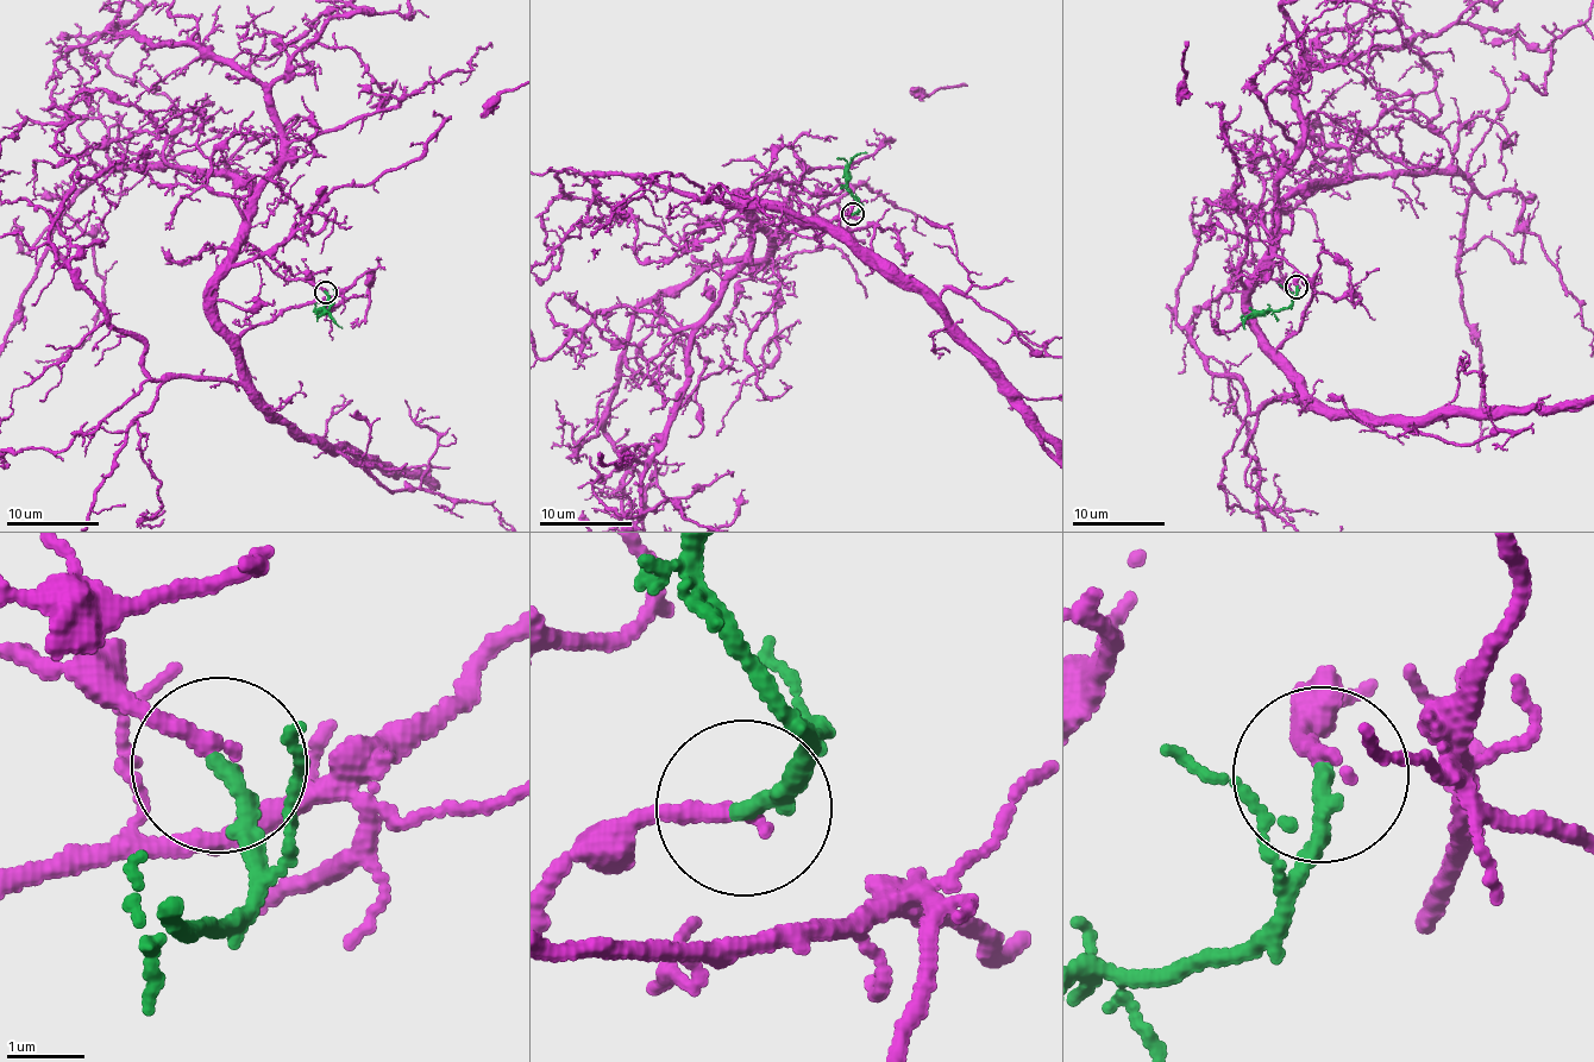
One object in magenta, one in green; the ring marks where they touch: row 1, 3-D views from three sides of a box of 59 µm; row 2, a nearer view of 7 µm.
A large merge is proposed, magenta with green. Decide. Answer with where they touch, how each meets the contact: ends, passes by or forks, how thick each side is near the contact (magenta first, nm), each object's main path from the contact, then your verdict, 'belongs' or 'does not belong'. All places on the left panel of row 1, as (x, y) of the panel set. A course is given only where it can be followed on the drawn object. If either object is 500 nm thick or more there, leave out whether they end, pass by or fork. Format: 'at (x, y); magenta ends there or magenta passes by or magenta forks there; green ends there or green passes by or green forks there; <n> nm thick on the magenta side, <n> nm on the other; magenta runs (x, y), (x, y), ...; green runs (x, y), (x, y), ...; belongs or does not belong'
at (325, 291); magenta ends there; green ends there; 240 nm thick on the magenta side, 220 nm on the other; green runs (325, 293), (326, 310), (320, 310), (325, 309), (341, 328); belongs

